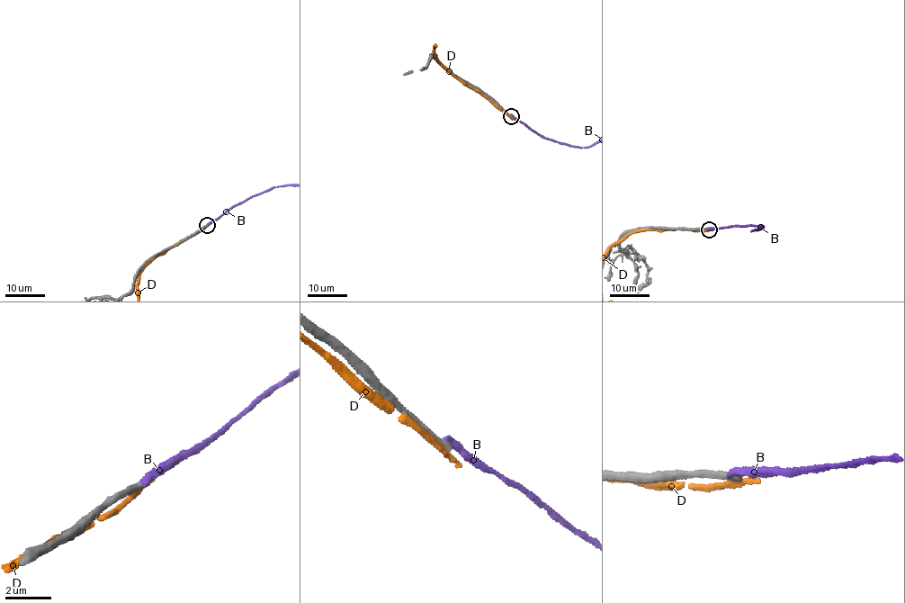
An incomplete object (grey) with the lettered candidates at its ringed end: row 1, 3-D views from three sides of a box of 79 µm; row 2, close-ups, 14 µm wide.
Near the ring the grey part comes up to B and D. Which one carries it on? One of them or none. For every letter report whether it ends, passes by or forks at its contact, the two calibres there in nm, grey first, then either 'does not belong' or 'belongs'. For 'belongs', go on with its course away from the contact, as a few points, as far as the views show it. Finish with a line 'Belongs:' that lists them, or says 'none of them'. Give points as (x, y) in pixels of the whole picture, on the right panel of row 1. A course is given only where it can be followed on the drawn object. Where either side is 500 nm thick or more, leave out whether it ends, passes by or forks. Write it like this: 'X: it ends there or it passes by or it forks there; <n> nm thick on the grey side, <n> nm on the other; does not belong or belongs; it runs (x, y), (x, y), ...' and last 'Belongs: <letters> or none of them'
B: it ends there; 320 nm thick on the grey side, 320 nm on the other; does not belong
D: it passes by; 340 nm thick on the grey side, 240 nm on the other; does not belong
Belongs: none of them

